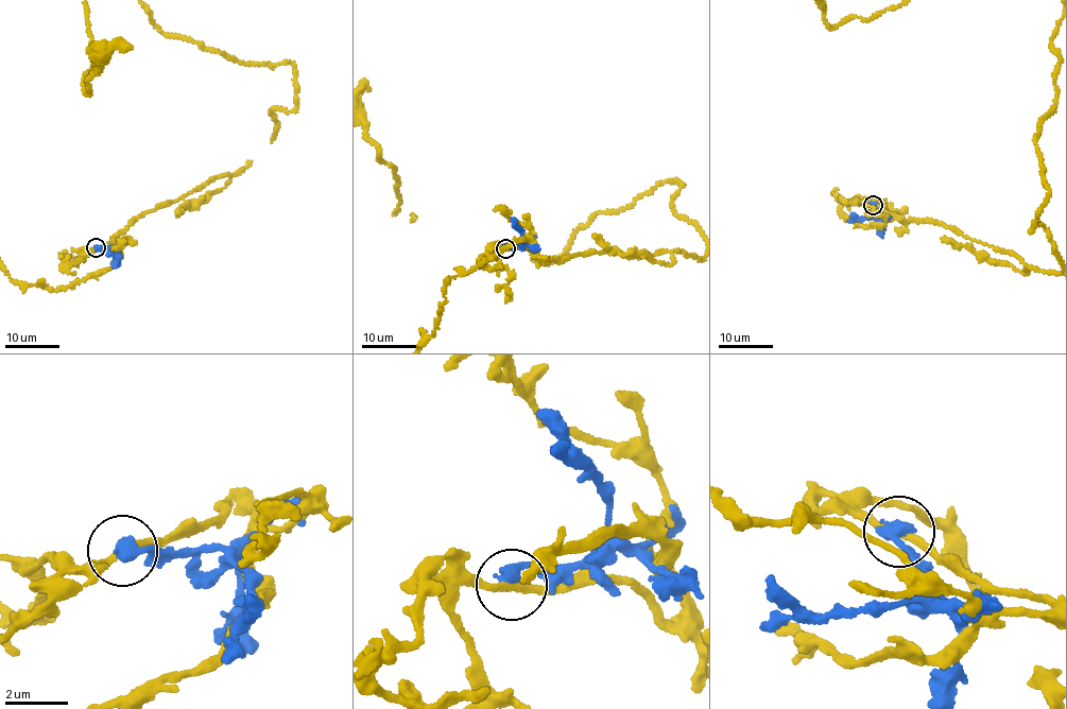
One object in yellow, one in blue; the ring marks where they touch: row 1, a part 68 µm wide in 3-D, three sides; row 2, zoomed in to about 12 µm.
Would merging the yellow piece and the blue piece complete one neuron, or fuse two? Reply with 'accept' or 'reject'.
reject

